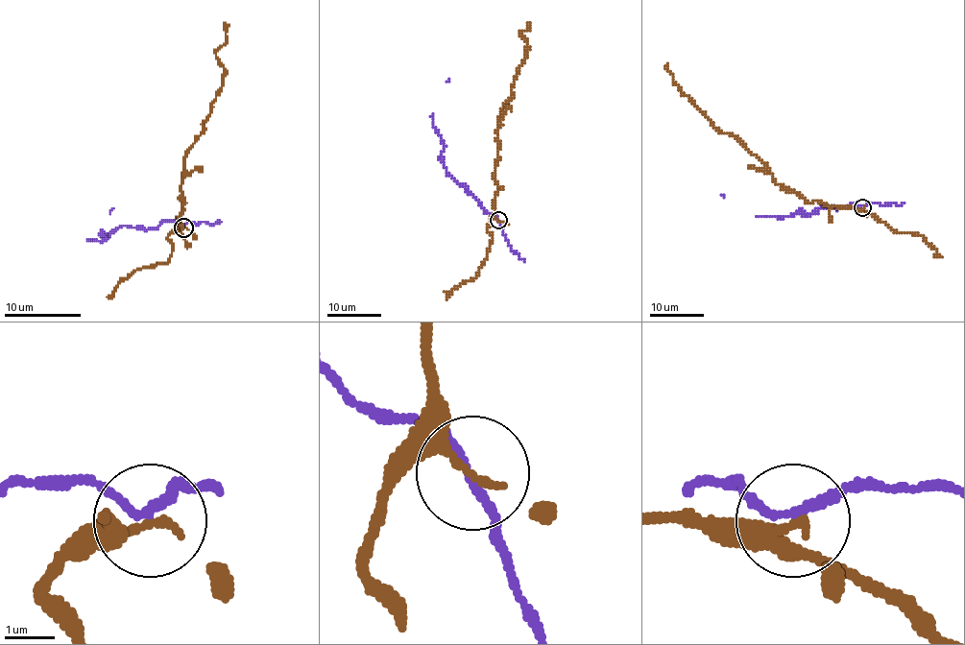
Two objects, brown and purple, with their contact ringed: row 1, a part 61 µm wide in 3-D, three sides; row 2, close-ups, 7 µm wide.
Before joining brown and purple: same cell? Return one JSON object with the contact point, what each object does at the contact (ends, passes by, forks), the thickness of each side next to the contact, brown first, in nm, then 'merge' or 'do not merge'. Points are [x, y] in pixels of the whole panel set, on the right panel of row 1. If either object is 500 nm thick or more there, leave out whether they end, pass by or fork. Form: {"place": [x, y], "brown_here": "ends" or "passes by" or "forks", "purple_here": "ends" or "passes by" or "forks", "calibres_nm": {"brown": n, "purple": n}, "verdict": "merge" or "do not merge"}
{"place": [862, 207], "brown_here": "ends", "purple_here": "passes by", "calibres_nm": {"brown": 200, "purple": 160}, "verdict": "do not merge"}

